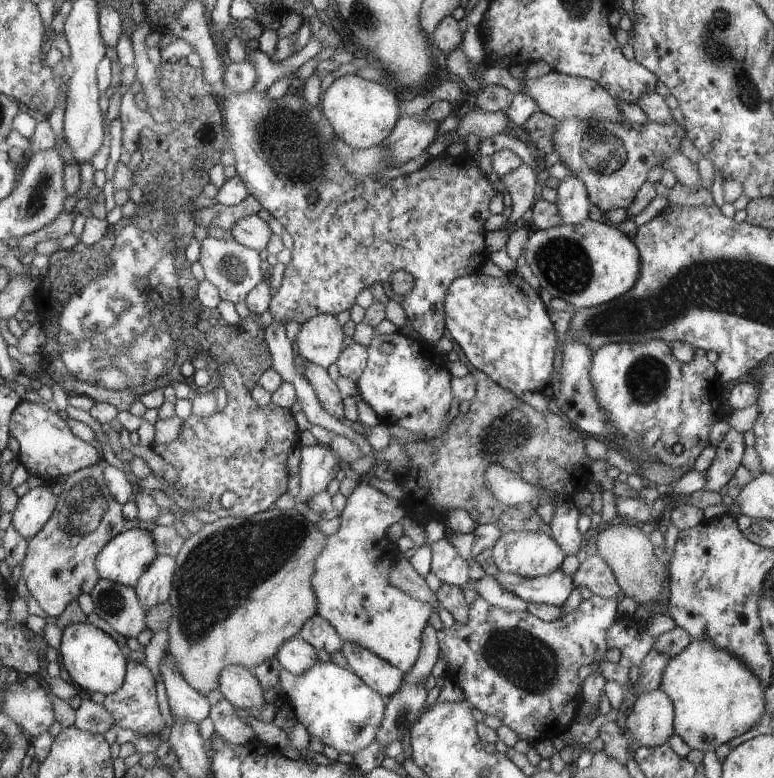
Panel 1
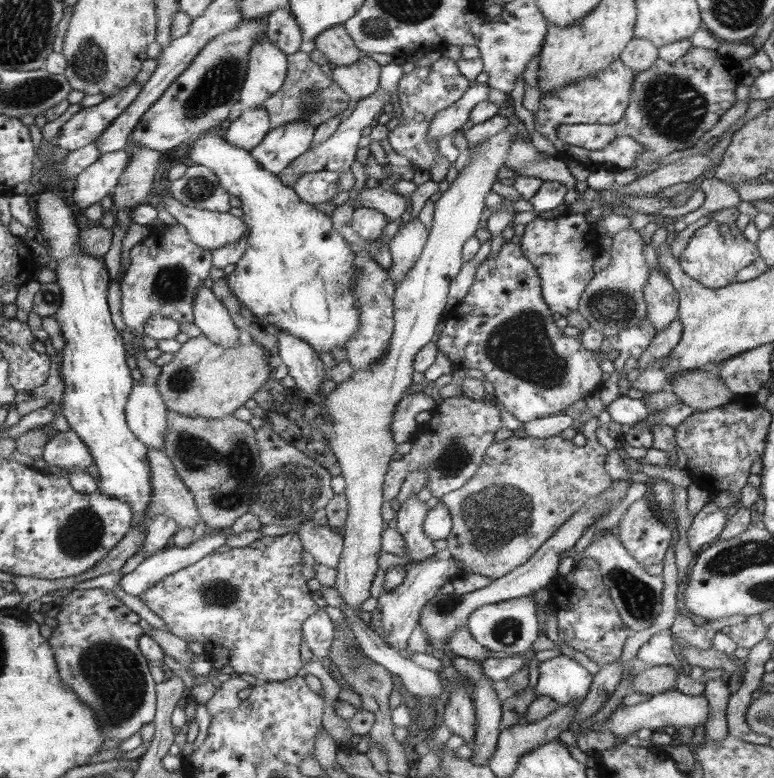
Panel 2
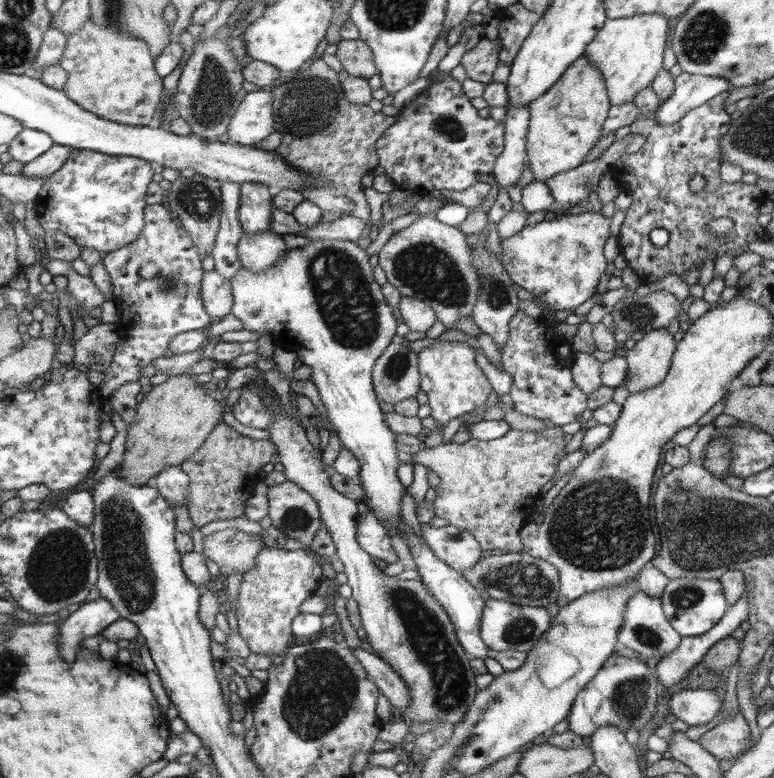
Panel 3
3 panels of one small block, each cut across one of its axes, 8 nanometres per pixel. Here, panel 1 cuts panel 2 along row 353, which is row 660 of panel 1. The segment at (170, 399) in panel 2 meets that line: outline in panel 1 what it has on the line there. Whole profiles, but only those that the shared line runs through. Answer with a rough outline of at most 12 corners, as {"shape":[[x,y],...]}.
{"shape":[[222,517],[175,557],[168,652],[199,694],[317,615],[329,536]]}

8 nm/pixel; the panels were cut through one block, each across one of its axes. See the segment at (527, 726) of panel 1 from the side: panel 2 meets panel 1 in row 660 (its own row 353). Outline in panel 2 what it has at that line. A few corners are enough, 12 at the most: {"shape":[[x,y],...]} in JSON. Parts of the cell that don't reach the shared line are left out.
{"shape":[[518,243],[477,266],[437,348],[520,422],[598,390]]}

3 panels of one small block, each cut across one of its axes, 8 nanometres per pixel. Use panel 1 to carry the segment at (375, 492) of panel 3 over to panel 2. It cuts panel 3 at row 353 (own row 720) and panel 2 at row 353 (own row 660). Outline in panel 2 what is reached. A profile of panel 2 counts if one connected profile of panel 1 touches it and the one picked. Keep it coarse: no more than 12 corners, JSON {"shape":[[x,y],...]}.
{"shape":[[214,128],[190,142],[242,202],[225,275],[270,331],[318,355],[361,326],[330,216]]}

